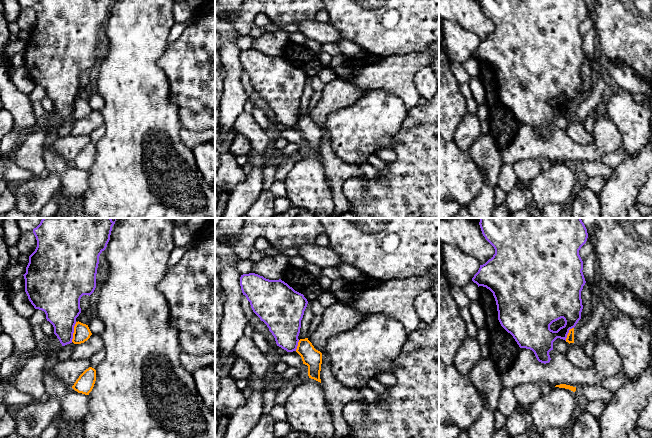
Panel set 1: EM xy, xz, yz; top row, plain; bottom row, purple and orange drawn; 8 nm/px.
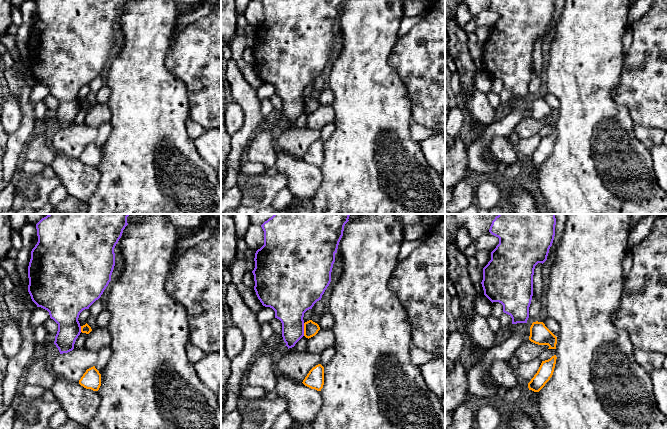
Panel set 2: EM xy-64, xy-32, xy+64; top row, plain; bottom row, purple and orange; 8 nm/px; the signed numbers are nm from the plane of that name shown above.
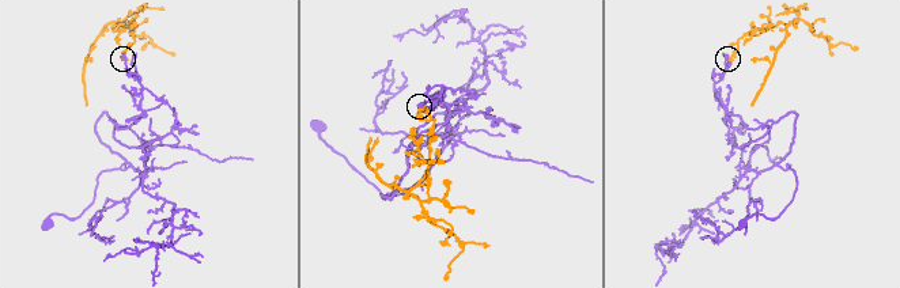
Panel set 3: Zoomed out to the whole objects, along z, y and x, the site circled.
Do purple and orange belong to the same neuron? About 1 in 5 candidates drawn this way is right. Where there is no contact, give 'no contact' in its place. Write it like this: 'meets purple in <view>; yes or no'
meets purple in xy; no

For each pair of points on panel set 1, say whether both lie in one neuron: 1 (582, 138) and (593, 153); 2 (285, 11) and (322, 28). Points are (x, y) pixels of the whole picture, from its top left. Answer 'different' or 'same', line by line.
1: different
2: different

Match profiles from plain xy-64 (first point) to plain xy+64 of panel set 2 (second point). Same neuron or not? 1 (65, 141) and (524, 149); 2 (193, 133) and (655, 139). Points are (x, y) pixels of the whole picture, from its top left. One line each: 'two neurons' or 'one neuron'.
1: one neuron
2: one neuron

